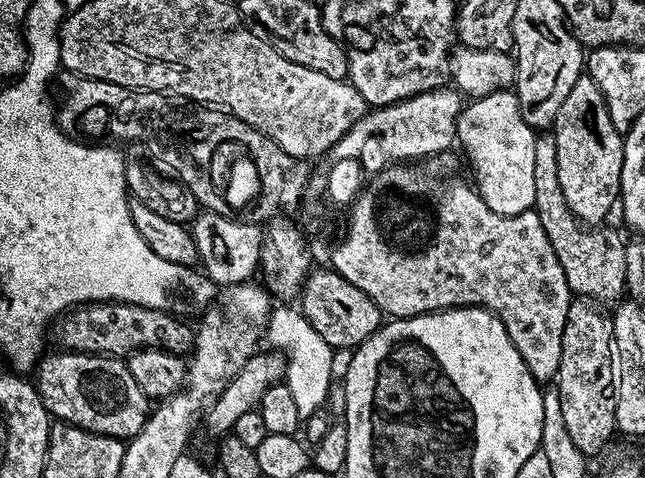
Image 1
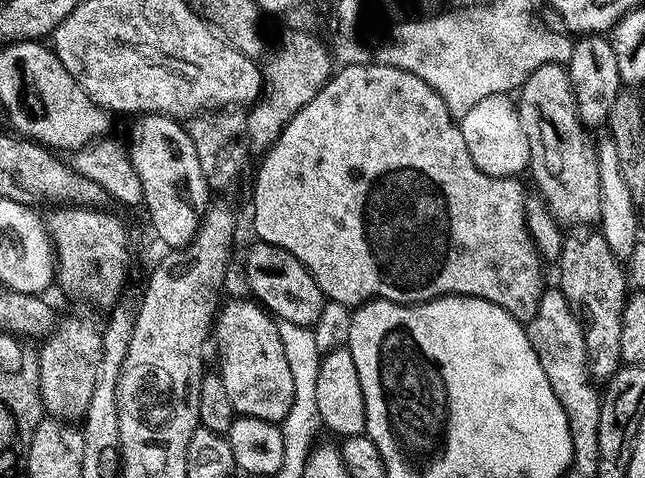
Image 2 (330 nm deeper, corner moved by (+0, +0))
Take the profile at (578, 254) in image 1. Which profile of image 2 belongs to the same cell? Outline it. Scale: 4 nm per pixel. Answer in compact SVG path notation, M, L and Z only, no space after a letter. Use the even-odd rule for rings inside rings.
M563 64L538 67L518 89L518 96L522 130L526 132L530 144L528 168L540 191L538 196L543 207L561 225L595 225L602 210L596 146L593 137L588 137L589 129L576 110L576 98L567 67Z

